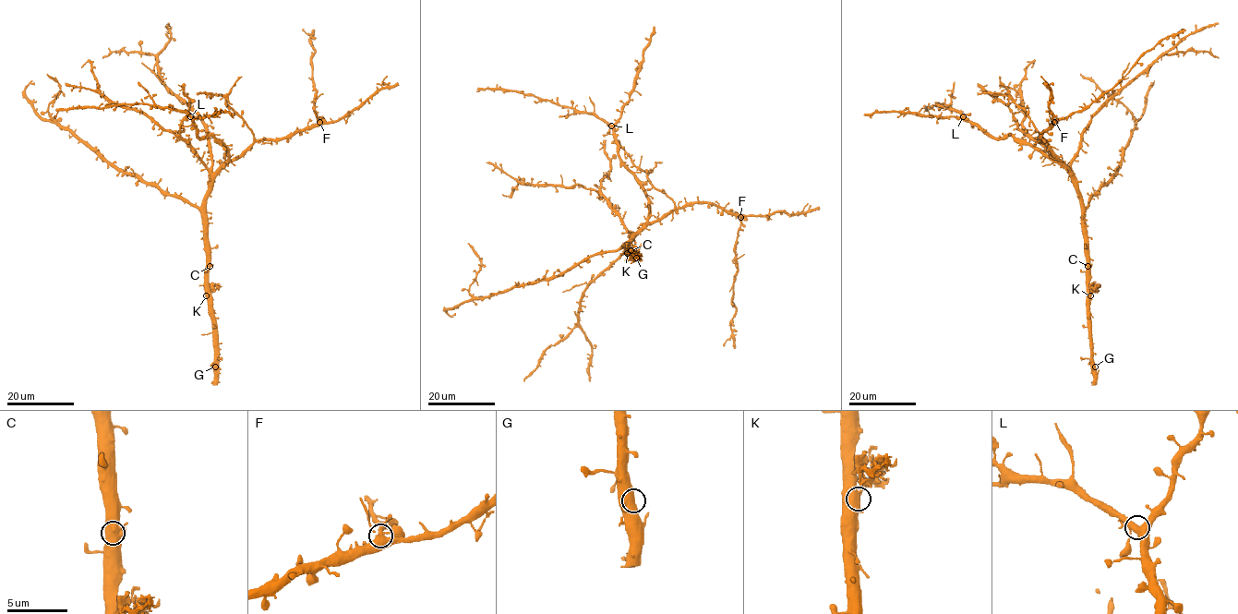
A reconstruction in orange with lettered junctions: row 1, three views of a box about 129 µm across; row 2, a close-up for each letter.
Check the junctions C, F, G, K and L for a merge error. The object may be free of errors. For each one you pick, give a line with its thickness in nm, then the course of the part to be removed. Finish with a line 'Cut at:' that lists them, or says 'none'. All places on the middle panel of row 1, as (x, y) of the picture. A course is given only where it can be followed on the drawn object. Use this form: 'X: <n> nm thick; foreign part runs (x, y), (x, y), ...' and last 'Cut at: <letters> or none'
K: 440 nm thick; foreign part runs (628, 253), (643, 259)
Cut at: K

